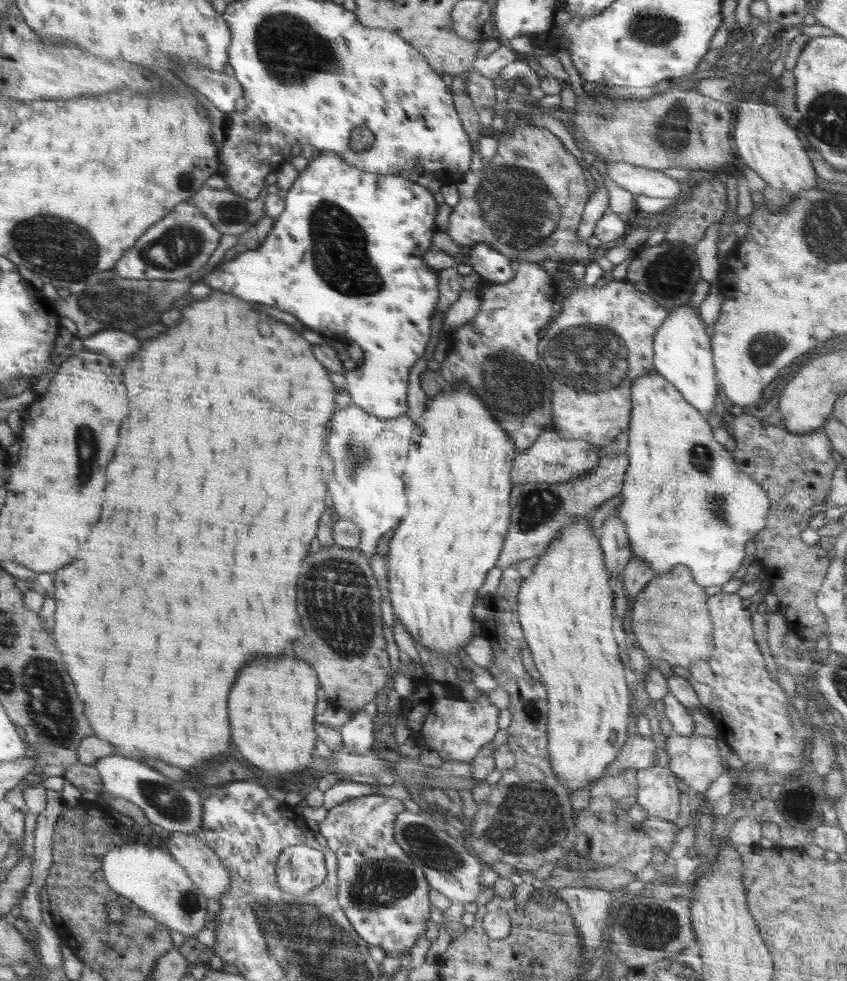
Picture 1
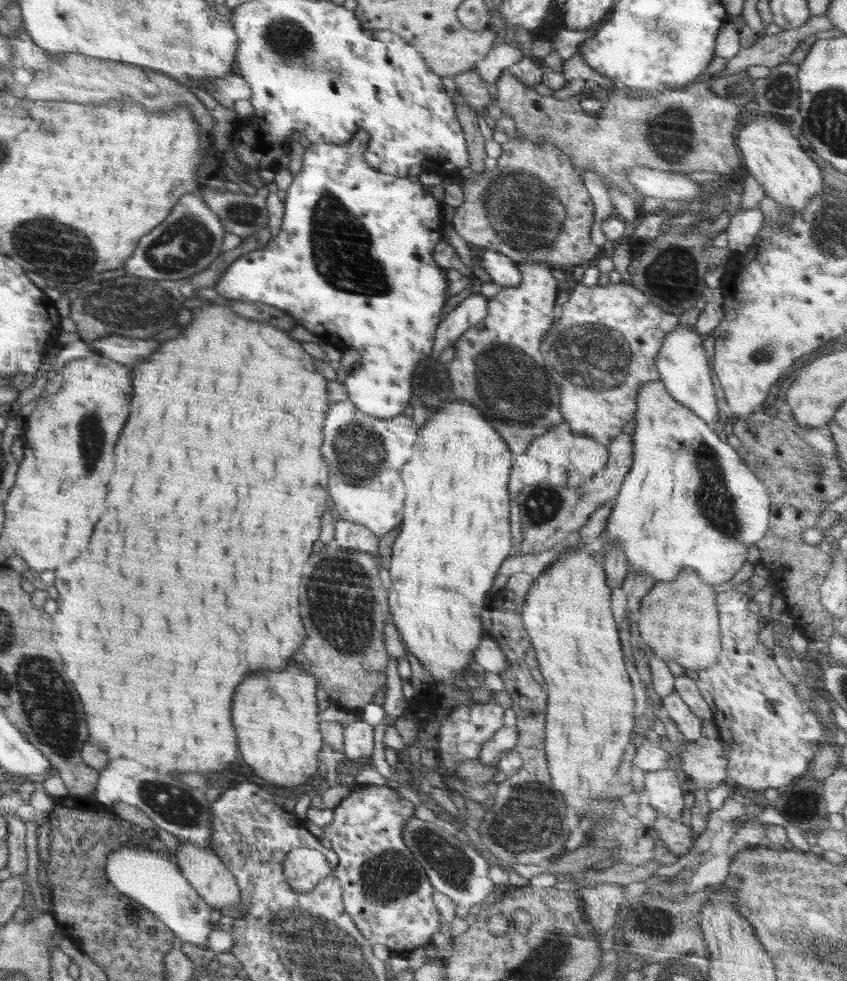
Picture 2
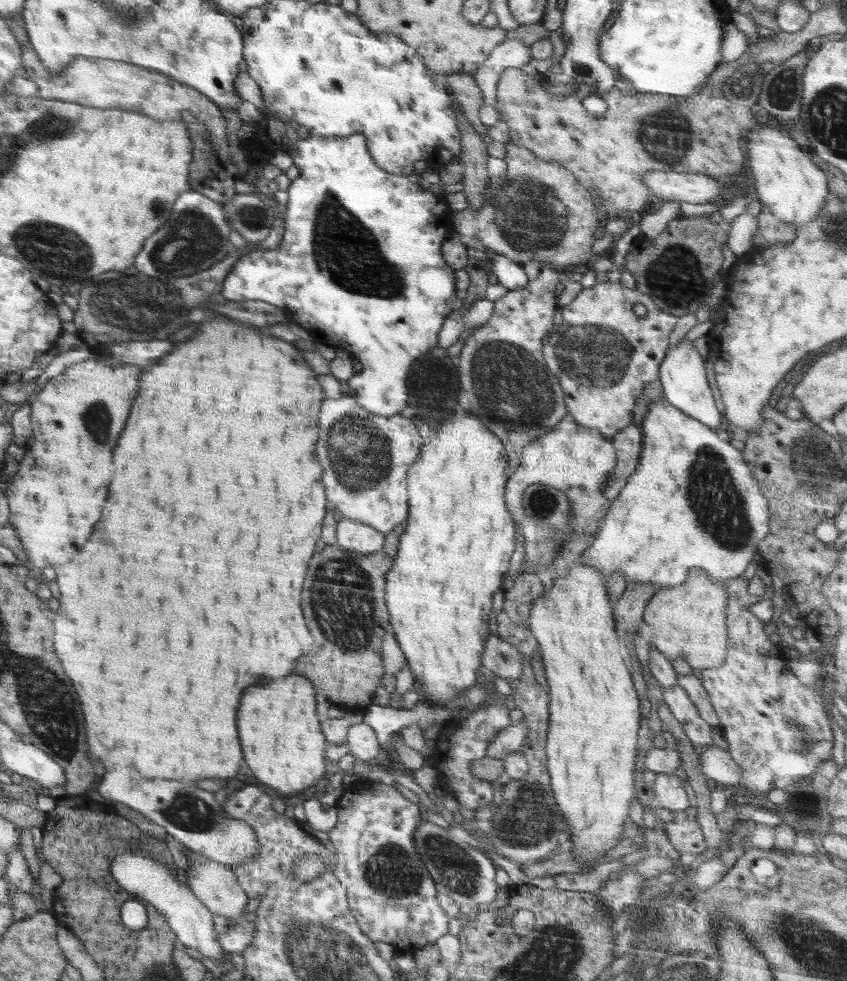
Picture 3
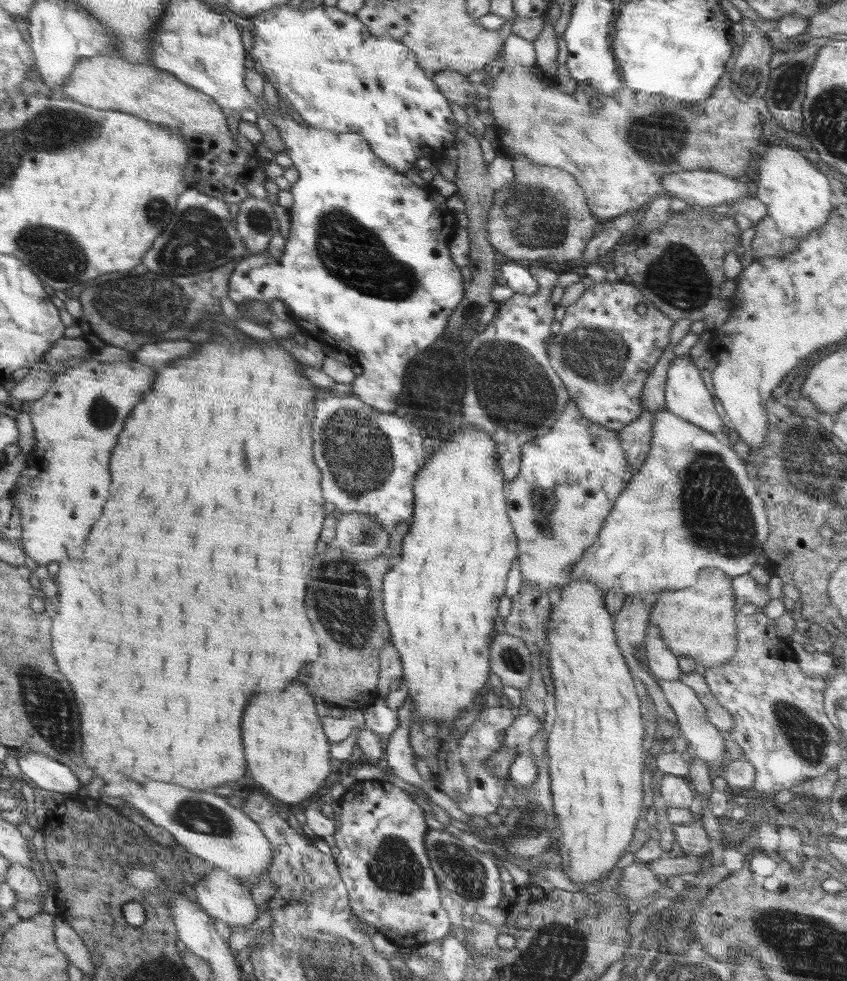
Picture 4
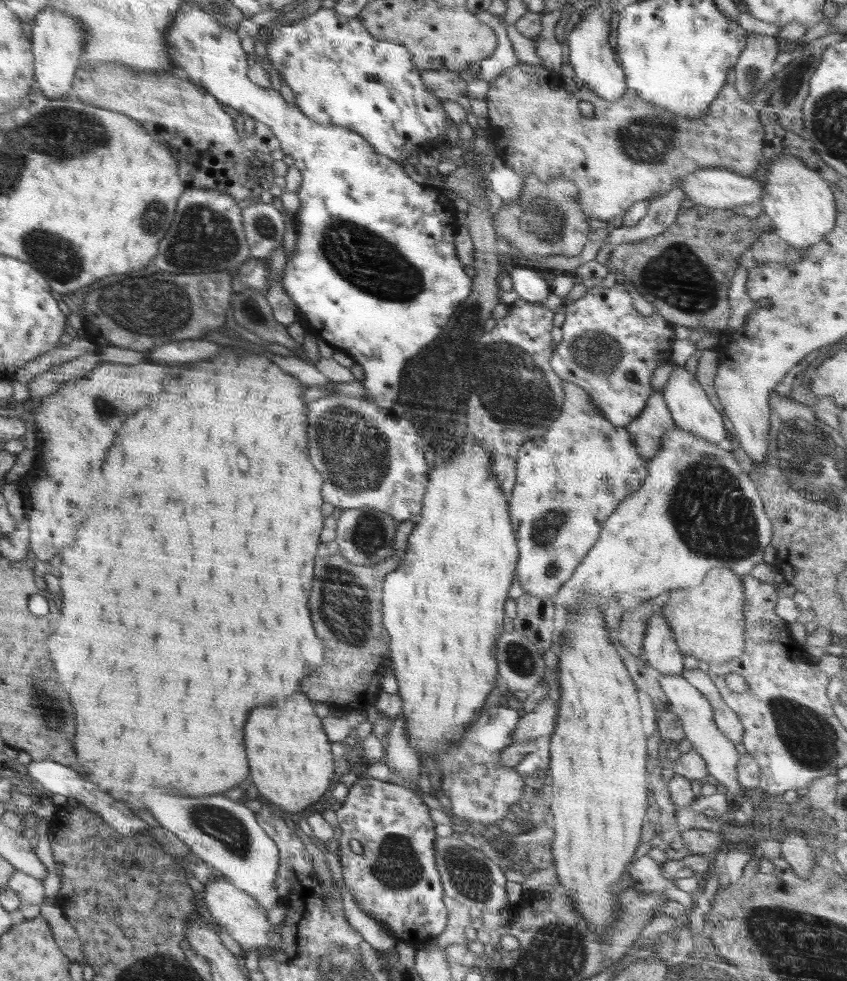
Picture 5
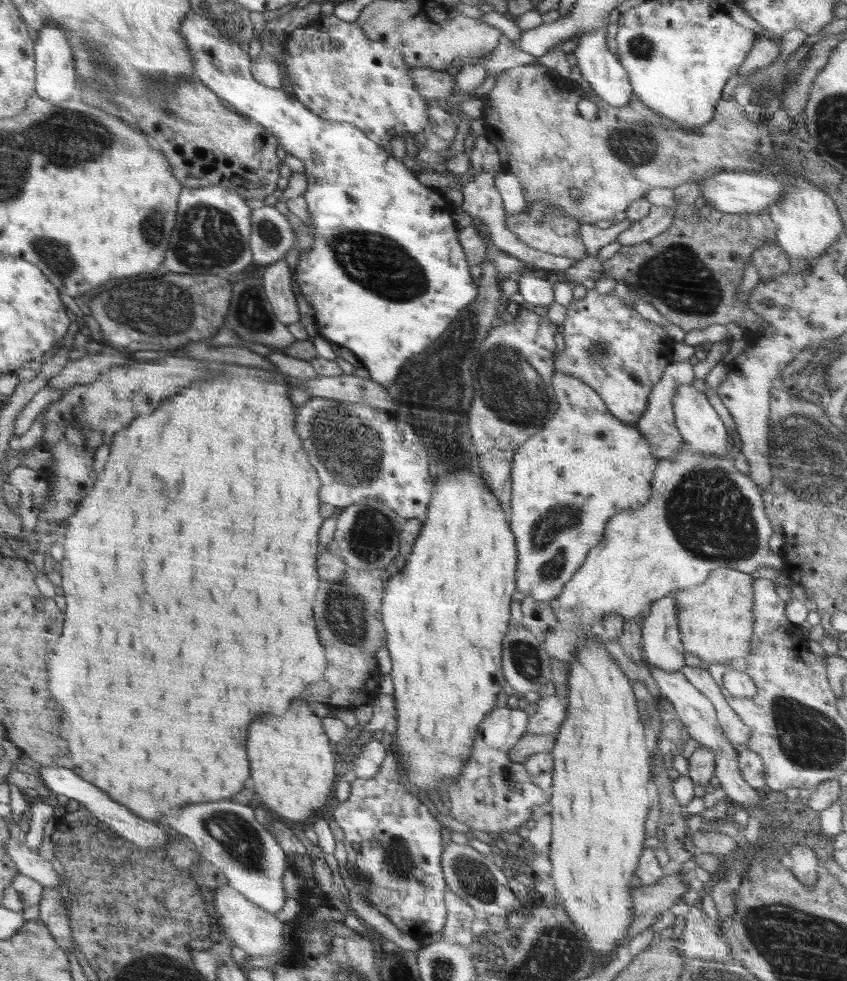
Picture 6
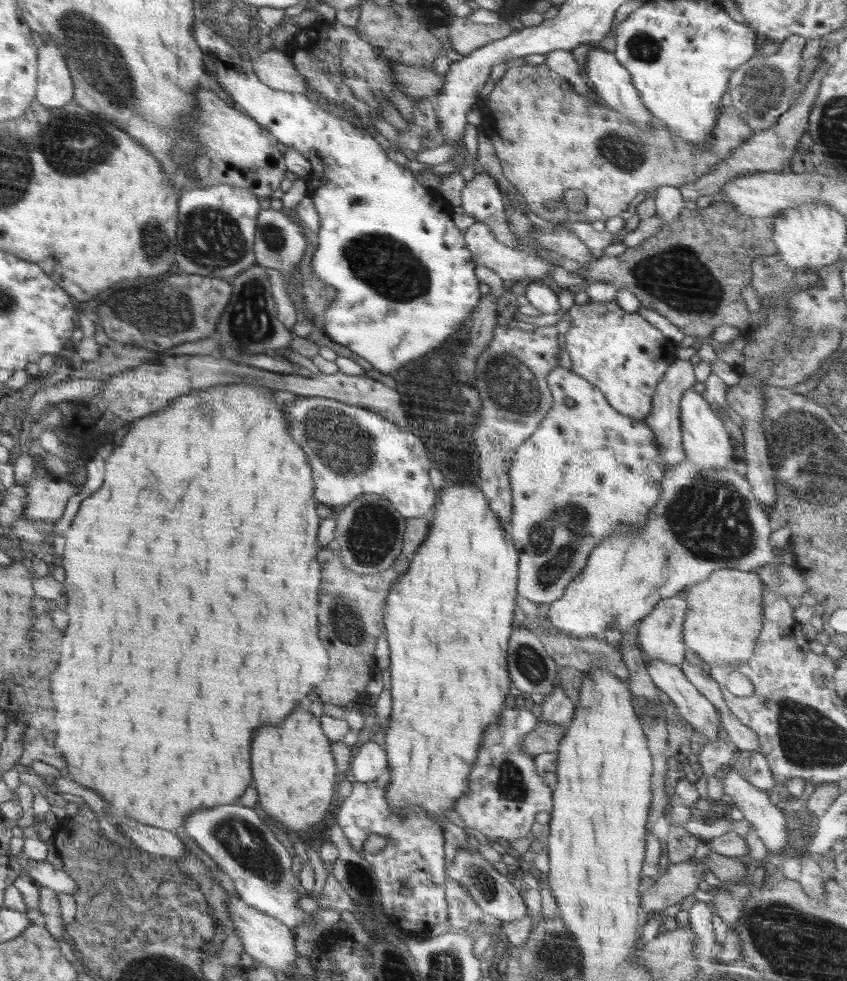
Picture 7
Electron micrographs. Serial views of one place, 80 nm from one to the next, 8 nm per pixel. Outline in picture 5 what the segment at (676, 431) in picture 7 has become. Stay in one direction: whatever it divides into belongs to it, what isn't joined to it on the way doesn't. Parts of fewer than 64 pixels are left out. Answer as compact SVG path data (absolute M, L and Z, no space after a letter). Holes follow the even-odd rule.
M657 390L647 400L636 420L625 426L639 450L641 458L651 459L661 447L663 436L674 426L670 409L663 399L663 391Z

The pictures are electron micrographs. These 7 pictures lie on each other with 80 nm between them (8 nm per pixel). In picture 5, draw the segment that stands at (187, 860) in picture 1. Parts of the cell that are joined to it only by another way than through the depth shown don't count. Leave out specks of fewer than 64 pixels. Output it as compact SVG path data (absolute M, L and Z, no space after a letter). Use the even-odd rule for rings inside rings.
M220 876L215 882L204 882L202 892L202 905L210 918L227 928L227 932L242 946L244 950L257 950L264 948L270 942L272 926L266 920L266 909L252 898L247 891L240 890L226 877Z

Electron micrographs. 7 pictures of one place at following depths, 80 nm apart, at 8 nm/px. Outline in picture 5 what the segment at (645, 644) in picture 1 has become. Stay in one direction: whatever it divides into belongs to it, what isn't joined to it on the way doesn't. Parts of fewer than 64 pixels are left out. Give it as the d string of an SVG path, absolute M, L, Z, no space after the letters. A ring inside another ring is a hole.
M712 569L698 586L668 592L662 617L674 633L678 651L704 660L708 665L725 663L744 652L744 578L729 569Z

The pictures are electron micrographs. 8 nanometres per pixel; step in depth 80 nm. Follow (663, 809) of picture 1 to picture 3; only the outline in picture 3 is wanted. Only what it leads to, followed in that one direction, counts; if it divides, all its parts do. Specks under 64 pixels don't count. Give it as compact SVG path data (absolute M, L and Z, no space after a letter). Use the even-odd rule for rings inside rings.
M657 773L656 779L650 785L655 794L655 804L668 808L673 813L681 815L689 807L688 796L680 777L672 773Z

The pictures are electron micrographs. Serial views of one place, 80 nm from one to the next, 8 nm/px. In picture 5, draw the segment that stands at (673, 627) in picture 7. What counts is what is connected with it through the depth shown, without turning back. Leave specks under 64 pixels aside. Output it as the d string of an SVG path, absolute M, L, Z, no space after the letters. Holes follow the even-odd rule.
M660 605L646 623L646 633L642 642L644 660L659 674L681 675L685 670L682 664L684 656L678 651L674 633L665 620Z

